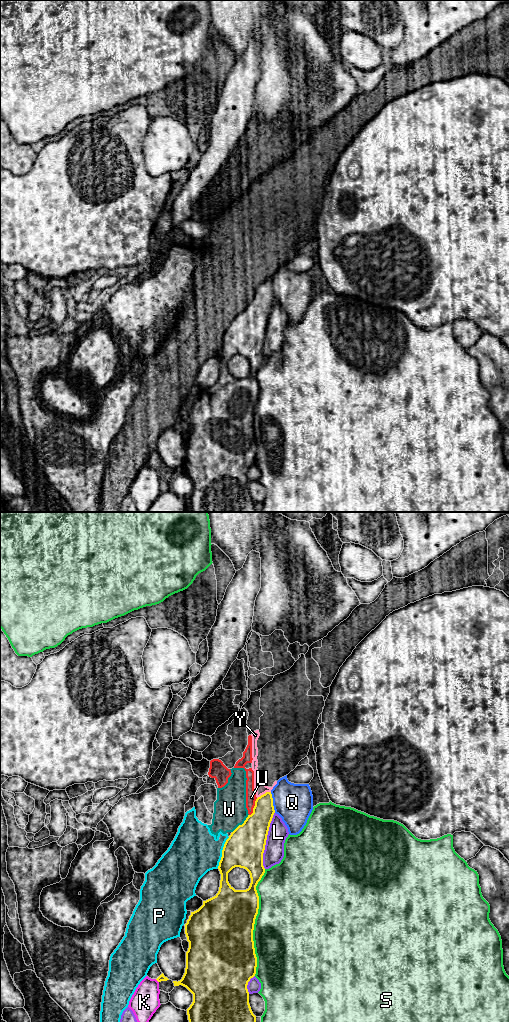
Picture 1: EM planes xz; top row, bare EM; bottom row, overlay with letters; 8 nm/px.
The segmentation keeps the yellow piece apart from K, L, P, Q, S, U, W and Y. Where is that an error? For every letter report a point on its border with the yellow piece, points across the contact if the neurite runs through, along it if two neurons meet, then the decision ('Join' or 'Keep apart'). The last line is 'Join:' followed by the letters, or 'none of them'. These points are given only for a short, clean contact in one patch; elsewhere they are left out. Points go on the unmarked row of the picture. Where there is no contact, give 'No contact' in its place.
K: Touches yellow at xz (157, 468). Keep apart
L: Touches yellow at xz (266, 327). Keep apart
P: Touches yellow at xz (222, 340). Keep apart
Q: Touches yellow at xz (272, 290). Keep apart
S: Touches yellow at xz (254, 410). Keep apart
U: Touches yellow at xz (254, 295). Keep apart
W: Touches yellow at xz (242, 312). Keep apart
Y: Touches yellow at xz (263, 282). Boundary: xz (270, 279), (261, 282), (257, 286). Keep apart
Join: none of them

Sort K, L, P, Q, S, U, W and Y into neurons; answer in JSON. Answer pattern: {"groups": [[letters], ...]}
{"groups": [["K"], ["L"], ["P", "U", "W", "Y"], ["Q"], ["S"]]}

